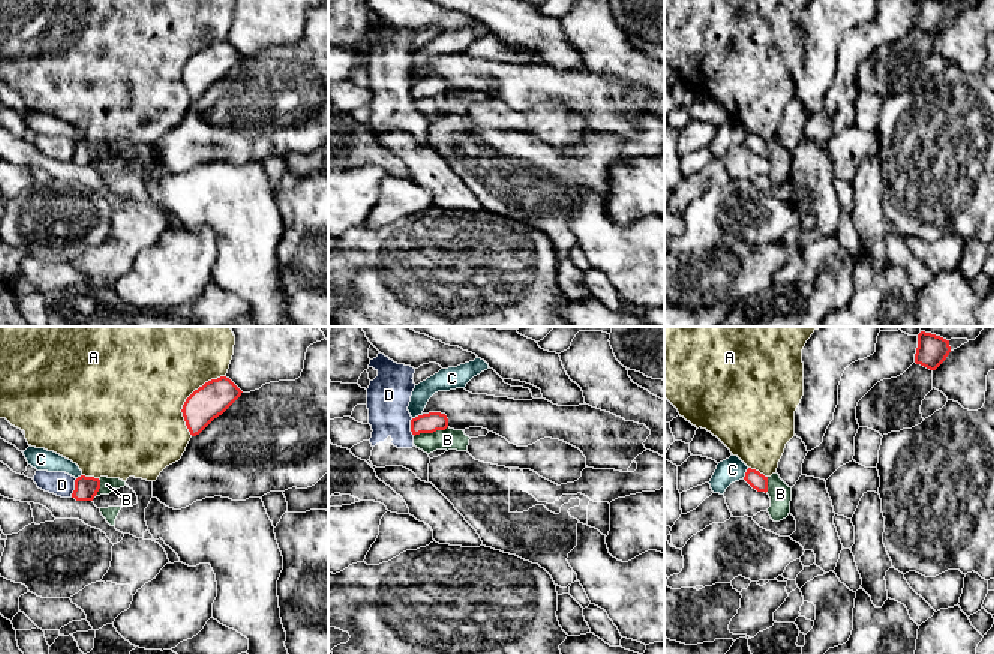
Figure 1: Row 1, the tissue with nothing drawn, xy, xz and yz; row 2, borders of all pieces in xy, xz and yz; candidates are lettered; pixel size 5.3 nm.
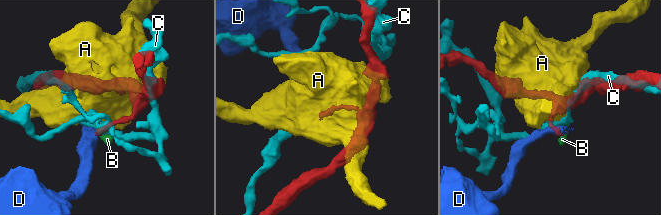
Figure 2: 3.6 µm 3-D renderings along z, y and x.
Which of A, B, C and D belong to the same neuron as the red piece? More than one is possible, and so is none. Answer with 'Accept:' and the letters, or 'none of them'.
Accept: none of them

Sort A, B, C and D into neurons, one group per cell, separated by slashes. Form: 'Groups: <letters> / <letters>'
Groups: A / B / C / D

